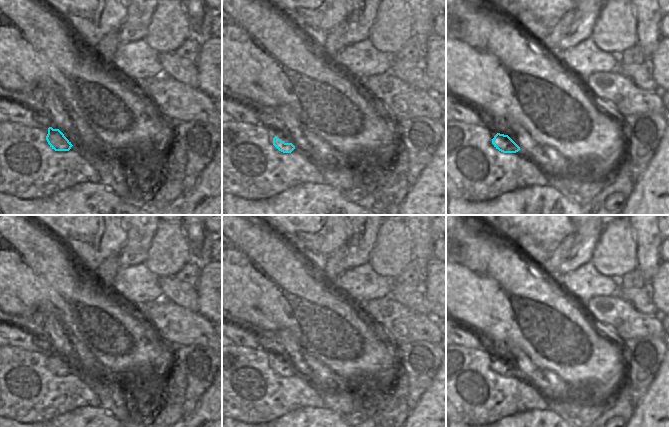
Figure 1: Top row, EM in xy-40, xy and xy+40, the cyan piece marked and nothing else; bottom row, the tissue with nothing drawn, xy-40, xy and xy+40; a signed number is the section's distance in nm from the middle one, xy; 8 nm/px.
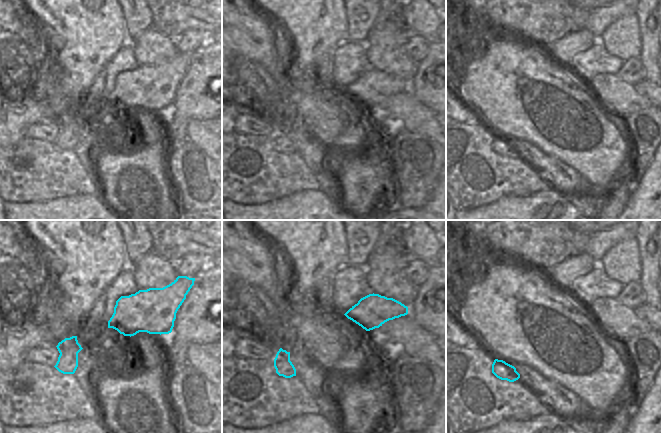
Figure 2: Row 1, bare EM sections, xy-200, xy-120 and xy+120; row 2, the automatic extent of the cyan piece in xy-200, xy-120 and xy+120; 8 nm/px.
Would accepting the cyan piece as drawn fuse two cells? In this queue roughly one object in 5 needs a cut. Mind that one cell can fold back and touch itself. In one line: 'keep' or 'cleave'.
keep

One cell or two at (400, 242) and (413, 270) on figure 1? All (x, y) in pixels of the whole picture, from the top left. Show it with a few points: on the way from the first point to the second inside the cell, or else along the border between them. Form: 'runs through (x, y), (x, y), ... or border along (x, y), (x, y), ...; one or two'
border along (411, 262), (393, 279); two

